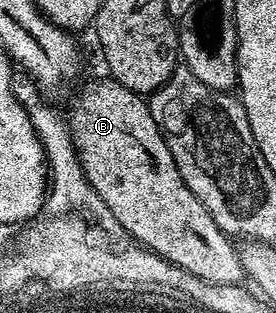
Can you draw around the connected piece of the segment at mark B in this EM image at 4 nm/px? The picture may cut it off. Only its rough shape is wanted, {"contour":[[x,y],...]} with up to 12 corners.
{"contour":[[111,78],[66,122],[117,228],[208,283],[237,244],[190,193],[147,98]]}

